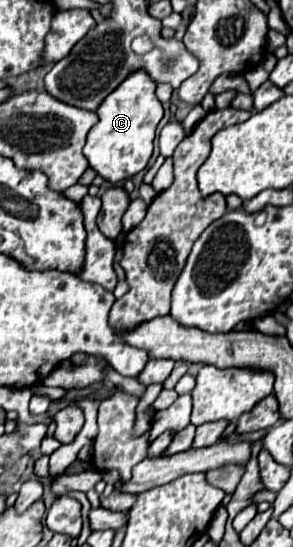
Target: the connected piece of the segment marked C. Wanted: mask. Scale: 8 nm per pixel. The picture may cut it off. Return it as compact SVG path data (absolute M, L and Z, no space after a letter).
M132 72L106 100L98 106L100 122L90 130L84 156L90 168L94 168L102 178L110 182L120 182L132 178L136 172L144 170L154 148L156 126L162 120L162 104L156 98L156 82L148 72Z

